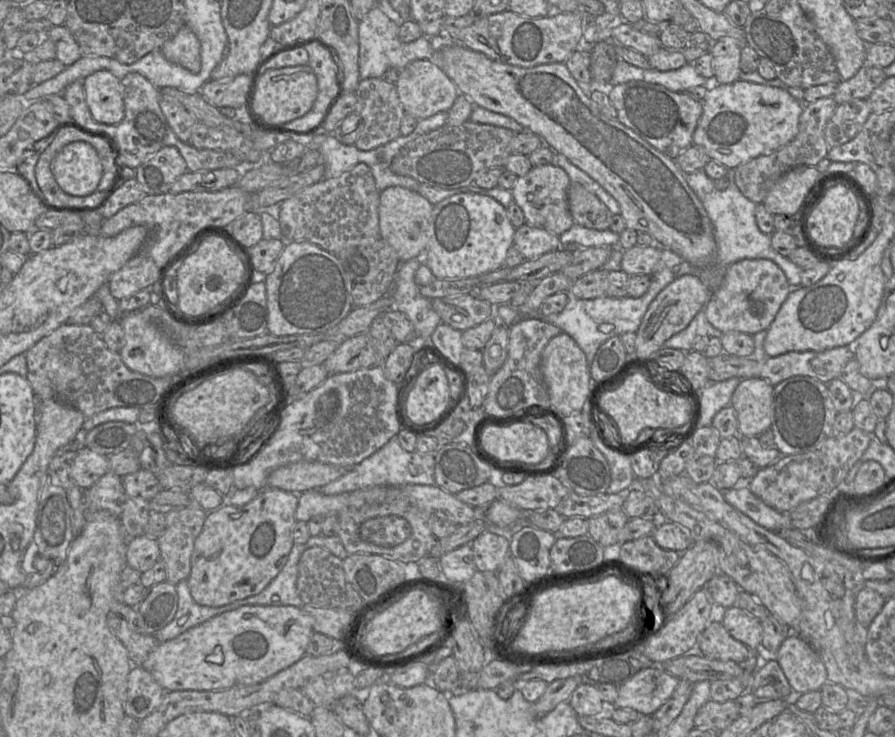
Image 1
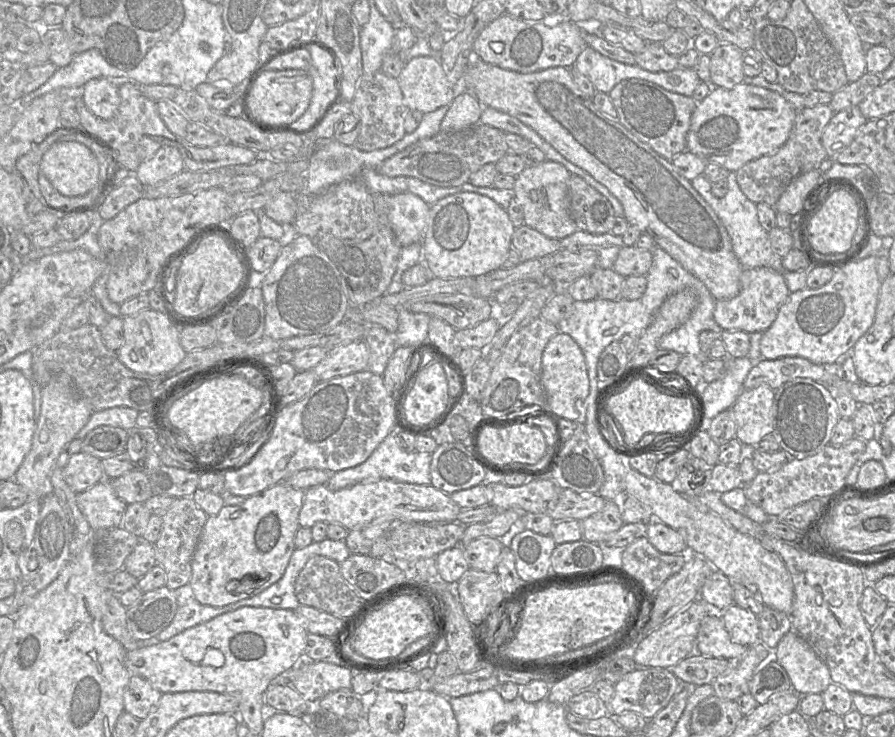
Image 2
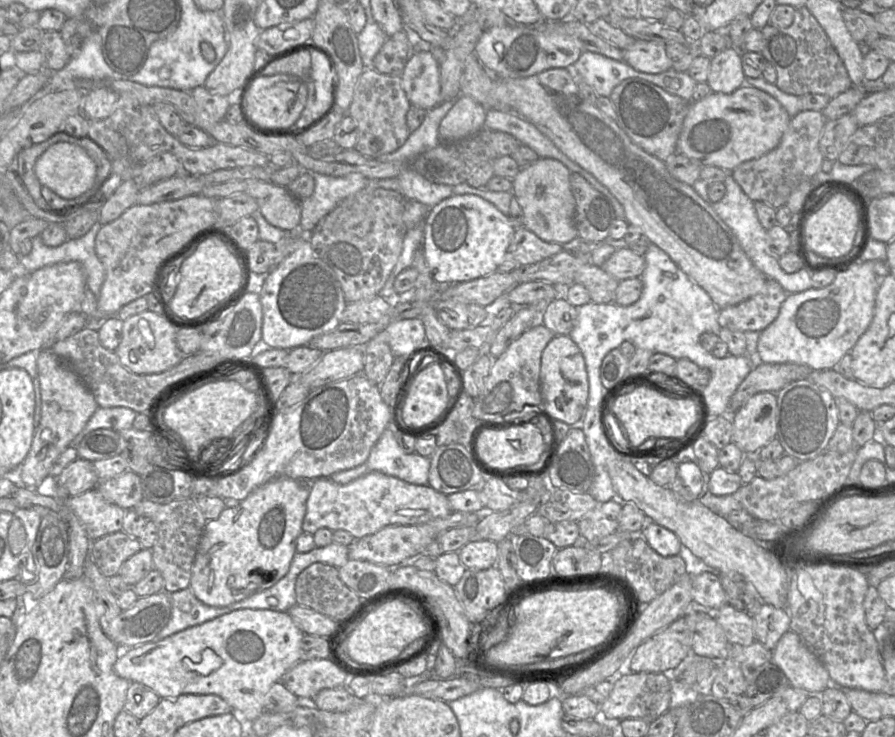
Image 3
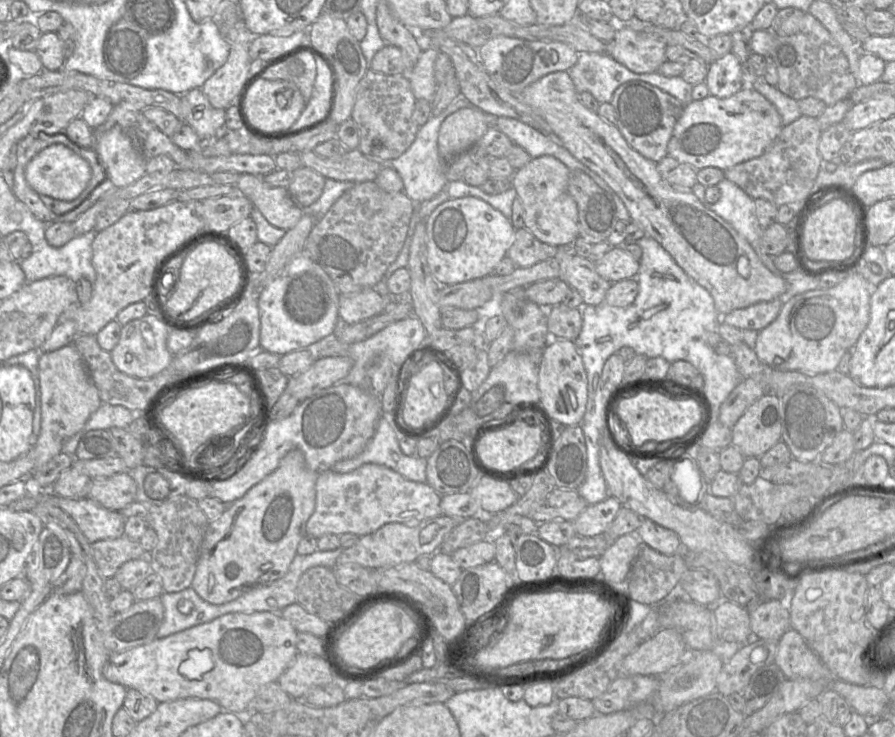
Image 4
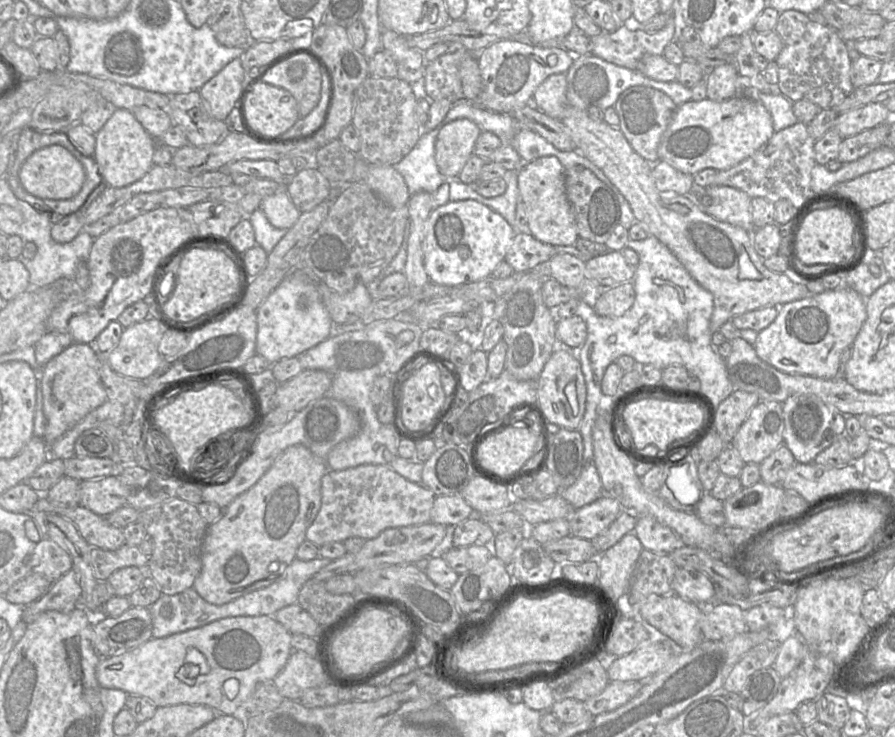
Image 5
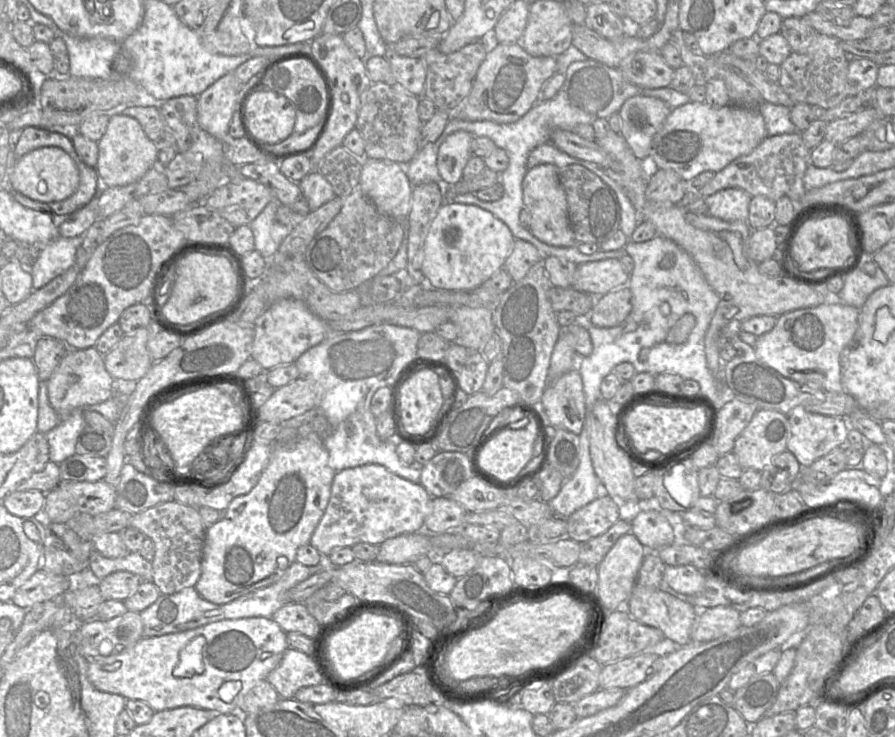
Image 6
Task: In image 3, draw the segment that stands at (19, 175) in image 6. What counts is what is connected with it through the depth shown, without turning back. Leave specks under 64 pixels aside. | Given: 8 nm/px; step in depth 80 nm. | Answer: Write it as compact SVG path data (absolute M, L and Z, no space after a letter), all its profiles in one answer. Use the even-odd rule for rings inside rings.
M67 142L51 145L37 159L34 170L41 186L64 199L81 196L96 179L95 164L87 152Z

